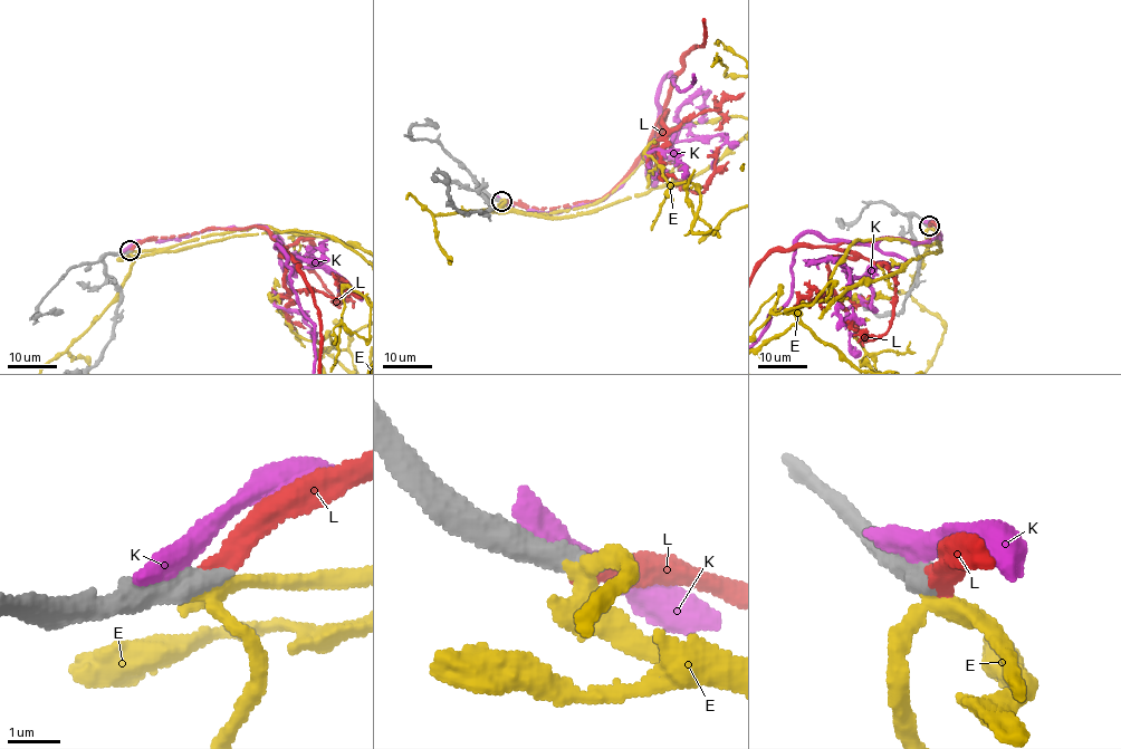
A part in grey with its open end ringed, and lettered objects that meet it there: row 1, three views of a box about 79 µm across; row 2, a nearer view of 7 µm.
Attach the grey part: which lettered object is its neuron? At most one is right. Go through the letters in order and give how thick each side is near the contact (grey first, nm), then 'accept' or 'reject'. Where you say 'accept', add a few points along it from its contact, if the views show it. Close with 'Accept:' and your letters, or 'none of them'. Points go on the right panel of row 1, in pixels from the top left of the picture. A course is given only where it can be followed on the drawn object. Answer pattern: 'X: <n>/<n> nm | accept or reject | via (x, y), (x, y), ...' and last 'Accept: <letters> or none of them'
E: 550/320 nm | reject
K: 480/550 nm | reject
L: 500/400 nm | accept
Accept: L

